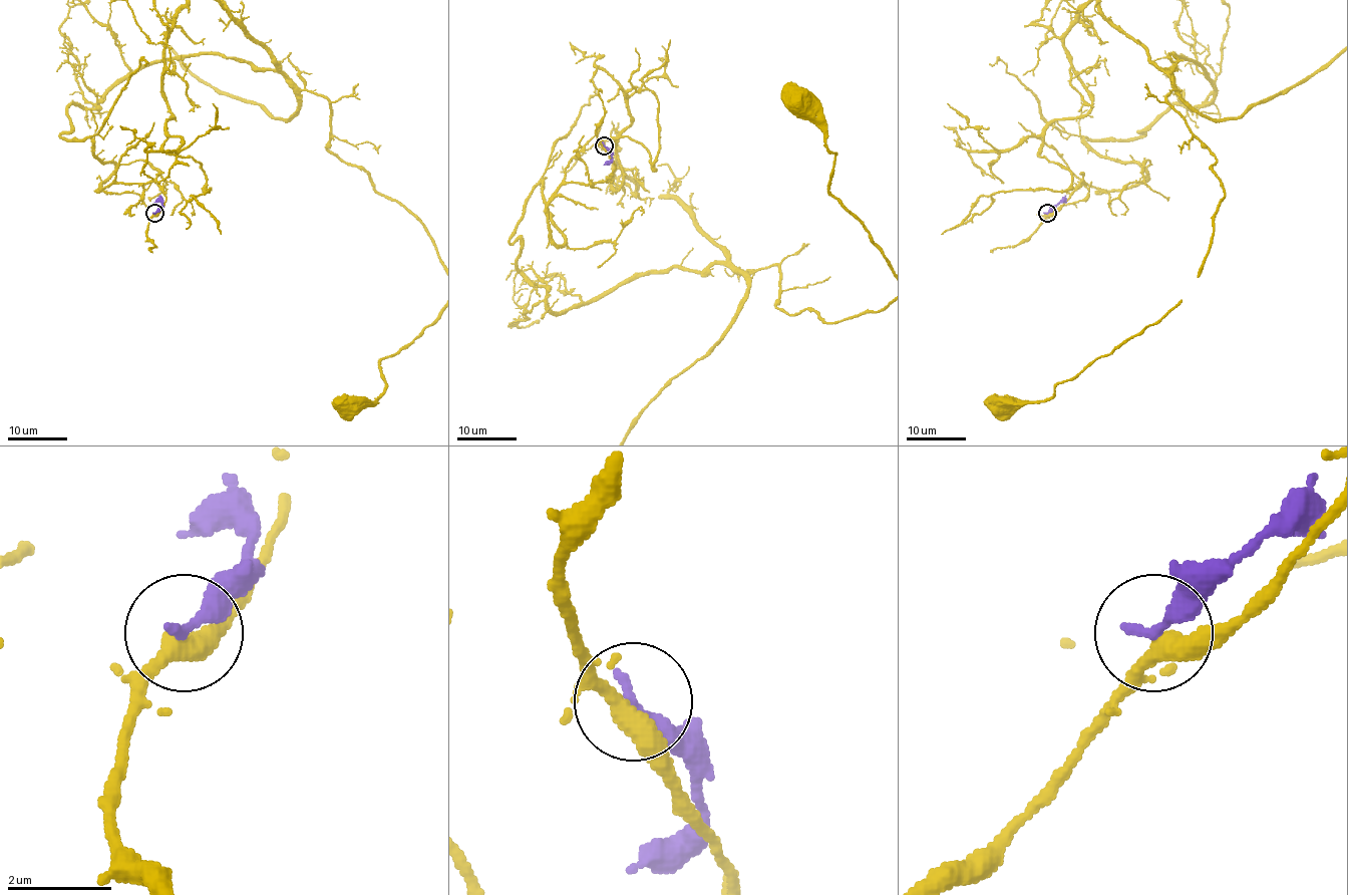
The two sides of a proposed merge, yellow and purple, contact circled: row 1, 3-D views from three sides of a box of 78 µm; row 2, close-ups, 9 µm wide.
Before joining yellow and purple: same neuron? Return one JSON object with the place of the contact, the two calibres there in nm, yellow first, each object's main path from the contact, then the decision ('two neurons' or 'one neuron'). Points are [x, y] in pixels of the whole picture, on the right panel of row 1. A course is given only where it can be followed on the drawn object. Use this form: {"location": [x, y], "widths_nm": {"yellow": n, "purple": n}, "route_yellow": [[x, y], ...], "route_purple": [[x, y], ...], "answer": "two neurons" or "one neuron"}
{"location": [1047, 213], "widths_nm": {"yellow": 400, "purple": 300}, "route_purple": [[1046, 213], [1060, 203], [1066, 203]], "answer": "two neurons"}

